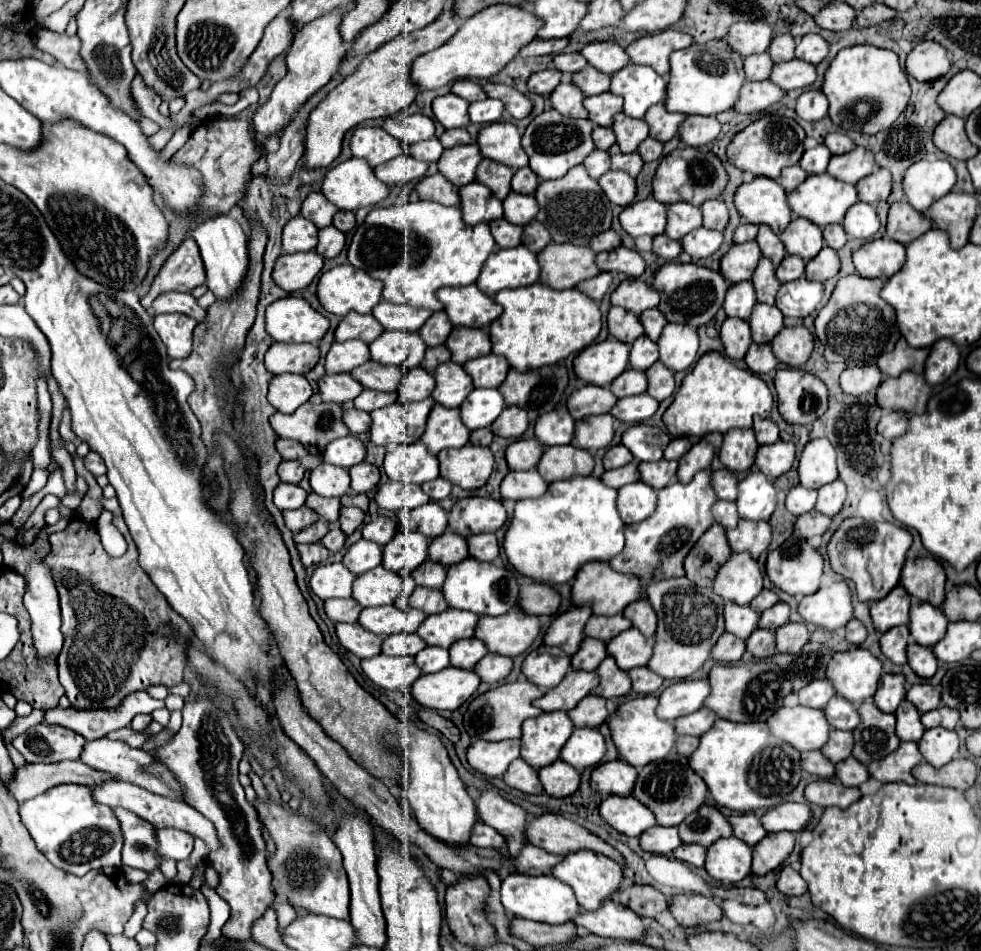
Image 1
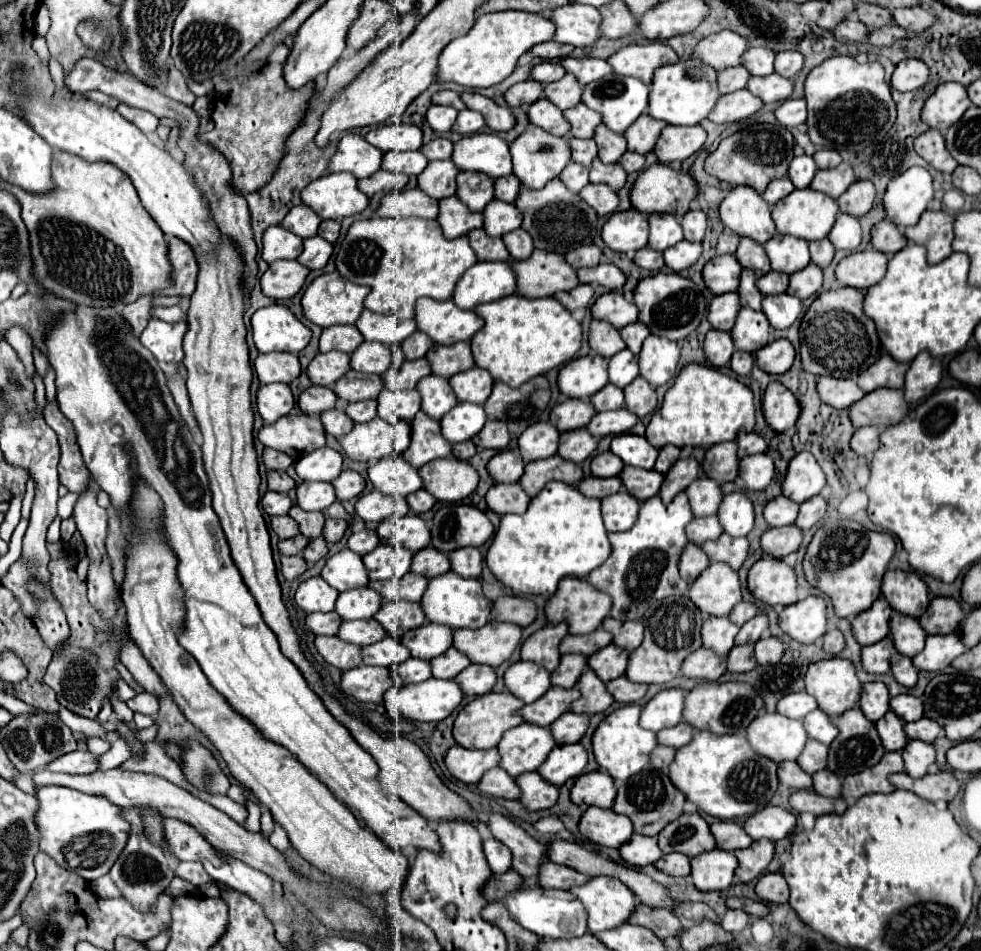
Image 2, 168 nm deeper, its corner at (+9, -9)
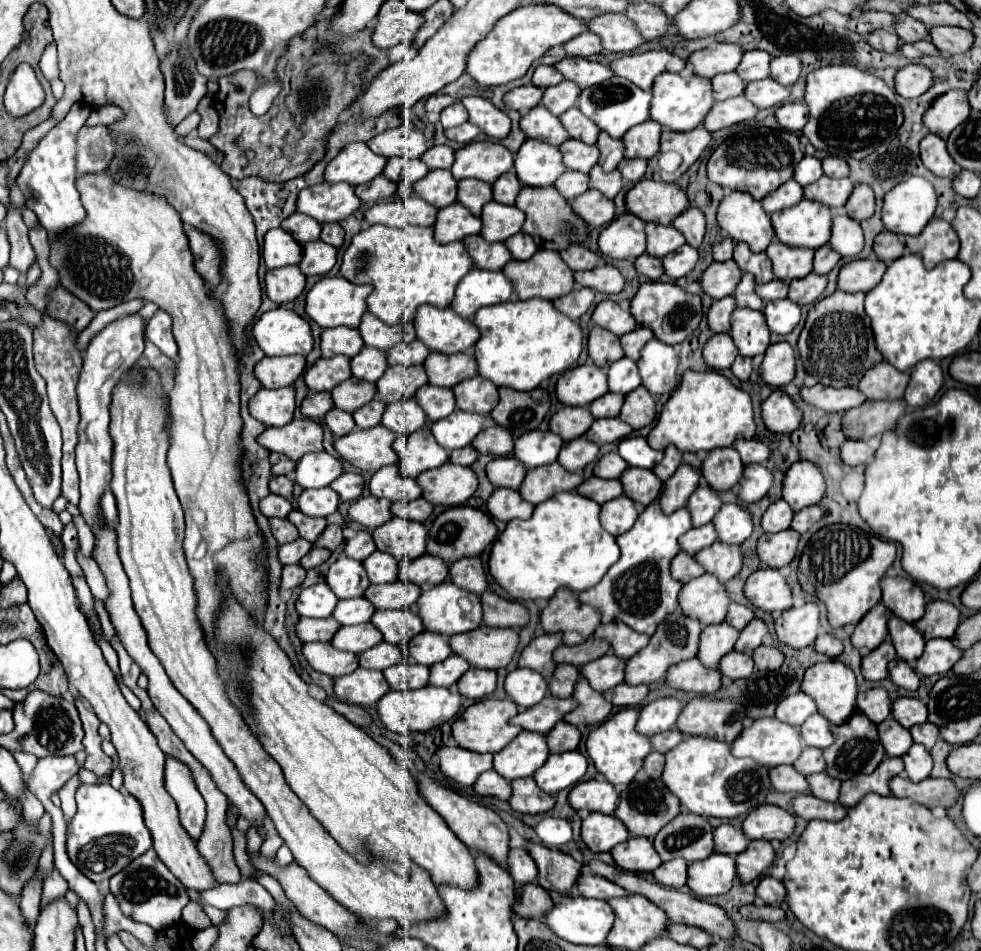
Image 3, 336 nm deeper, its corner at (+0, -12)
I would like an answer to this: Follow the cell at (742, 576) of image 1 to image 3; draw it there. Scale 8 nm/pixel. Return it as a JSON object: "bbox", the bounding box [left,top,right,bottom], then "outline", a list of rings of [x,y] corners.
{"bbox":[680,574,728,626],"outline":[[[702,574],[696,580],[684,584],[680,592],[680,608],[686,616],[696,616],[702,626],[720,624],[728,614],[728,590],[716,576]]]}

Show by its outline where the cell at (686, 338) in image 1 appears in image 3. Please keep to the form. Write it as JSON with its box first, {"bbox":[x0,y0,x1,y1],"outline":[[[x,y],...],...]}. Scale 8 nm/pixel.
{"bbox":[638,340,678,396],"outline":[[[652,340],[642,348],[642,358],[638,360],[642,386],[648,388],[650,394],[660,396],[664,392],[672,392],[678,384],[676,368],[678,368],[678,354],[672,346]]]}

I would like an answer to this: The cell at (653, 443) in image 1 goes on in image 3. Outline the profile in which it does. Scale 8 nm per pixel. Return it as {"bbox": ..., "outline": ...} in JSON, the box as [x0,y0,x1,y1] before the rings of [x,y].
{"bbox":[618,436,662,468],"outline":[[[632,436],[632,438],[624,438],[618,444],[618,452],[620,456],[630,464],[630,466],[638,466],[638,468],[654,468],[660,460],[662,460],[662,452],[652,450],[646,442],[646,438],[642,436]]]}

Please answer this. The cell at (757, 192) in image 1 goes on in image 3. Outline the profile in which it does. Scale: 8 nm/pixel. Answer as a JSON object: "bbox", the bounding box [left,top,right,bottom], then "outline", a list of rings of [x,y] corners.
{"bbox":[718,192,776,252],"outline":[[[746,192],[724,196],[718,208],[718,224],[730,238],[746,242],[752,252],[764,252],[776,236],[762,204]]]}

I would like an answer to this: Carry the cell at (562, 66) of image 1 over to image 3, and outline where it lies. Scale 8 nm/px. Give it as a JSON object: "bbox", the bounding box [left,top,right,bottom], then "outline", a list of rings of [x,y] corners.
{"bbox":[532,66,564,88],"outline":[[[538,66],[534,70],[532,76],[532,84],[538,88],[548,88],[548,86],[556,86],[564,80],[564,76],[554,68],[554,66]]]}

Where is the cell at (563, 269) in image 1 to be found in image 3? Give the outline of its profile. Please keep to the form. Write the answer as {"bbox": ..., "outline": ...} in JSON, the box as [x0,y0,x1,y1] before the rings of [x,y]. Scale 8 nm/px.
{"bbox":[504,250,574,300],"outline":[[[538,250],[530,260],[510,260],[504,274],[512,280],[520,300],[544,298],[556,300],[574,288],[574,272],[564,264],[558,252]]]}

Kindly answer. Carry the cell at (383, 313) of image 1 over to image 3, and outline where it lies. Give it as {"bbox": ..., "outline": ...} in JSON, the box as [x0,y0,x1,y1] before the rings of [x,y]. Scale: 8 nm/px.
{"bbox":[358,312,404,350],"outline":[[[366,312],[362,316],[362,324],[358,330],[360,330],[366,346],[374,346],[380,350],[390,350],[392,346],[396,346],[404,340],[404,326],[402,324],[388,326],[372,312]]]}

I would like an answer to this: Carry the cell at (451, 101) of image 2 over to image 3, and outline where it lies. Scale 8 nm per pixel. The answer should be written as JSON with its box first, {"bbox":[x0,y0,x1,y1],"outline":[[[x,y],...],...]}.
{"bbox":[426,94,456,112],"outline":[[[434,94],[434,96],[430,96],[430,98],[426,100],[426,110],[428,110],[428,112],[442,112],[444,108],[452,106],[454,102],[456,102],[456,98],[452,98],[452,96]]]}

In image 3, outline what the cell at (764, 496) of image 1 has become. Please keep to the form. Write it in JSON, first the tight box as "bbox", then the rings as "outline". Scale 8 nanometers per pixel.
{"bbox":[712,504,754,544],"outline":[[[724,504],[712,522],[718,538],[726,544],[742,544],[754,530],[752,514],[742,504]]]}

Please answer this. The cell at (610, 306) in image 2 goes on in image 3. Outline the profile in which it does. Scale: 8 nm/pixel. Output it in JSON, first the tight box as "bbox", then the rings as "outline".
{"bbox":[592,300,638,336],"outline":[[[614,300],[600,302],[592,314],[592,322],[596,326],[602,326],[602,328],[614,332],[616,336],[624,336],[624,334],[636,330],[636,326],[638,326],[636,318],[632,318],[632,314],[624,308],[620,308],[620,304],[616,304]]]}

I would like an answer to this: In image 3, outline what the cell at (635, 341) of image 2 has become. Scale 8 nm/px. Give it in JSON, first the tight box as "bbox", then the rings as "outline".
{"bbox":[620,328,654,362],"outline":[[[636,328],[634,332],[628,332],[628,334],[620,336],[620,342],[622,342],[622,348],[624,348],[626,356],[632,358],[634,362],[638,362],[640,360],[640,350],[652,338],[654,338],[652,330],[648,330],[648,328]]]}

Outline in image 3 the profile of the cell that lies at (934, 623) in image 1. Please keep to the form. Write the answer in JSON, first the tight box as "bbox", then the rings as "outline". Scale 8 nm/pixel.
{"bbox":[888,616,926,664],"outline":[[[896,616],[890,618],[888,630],[890,630],[892,644],[896,648],[896,654],[904,658],[908,664],[914,664],[922,656],[924,644],[926,644],[924,636],[920,636],[920,630],[914,624],[904,622]]]}

